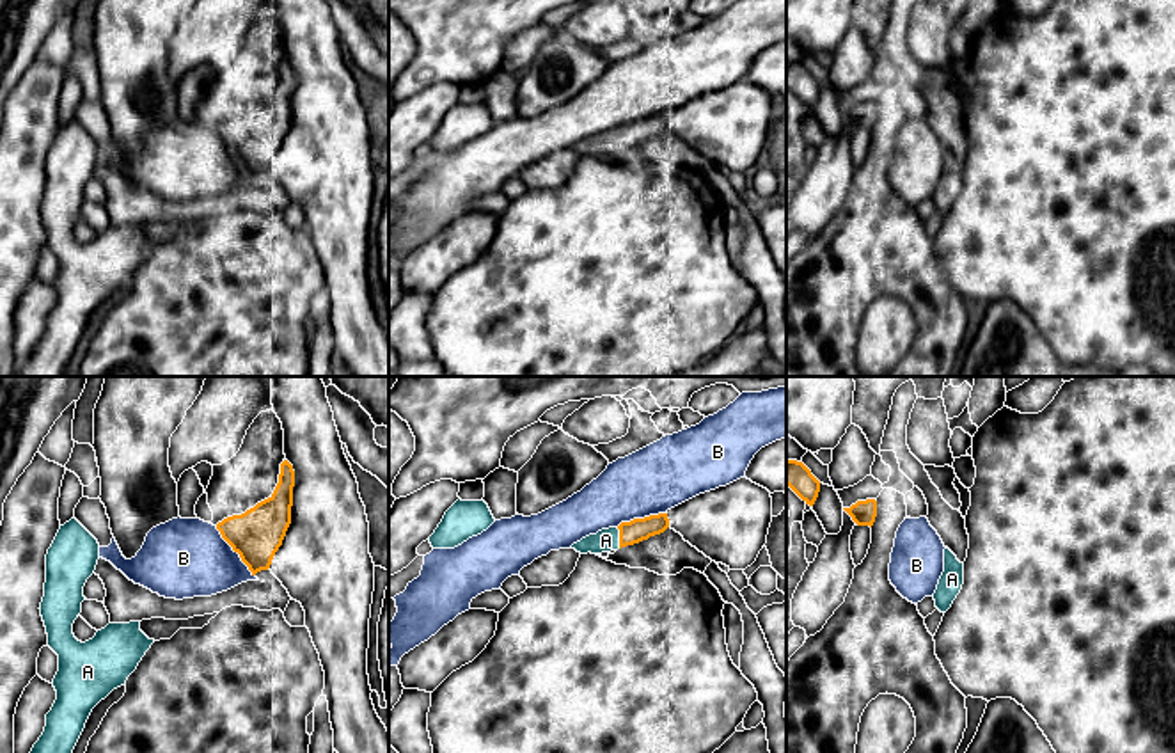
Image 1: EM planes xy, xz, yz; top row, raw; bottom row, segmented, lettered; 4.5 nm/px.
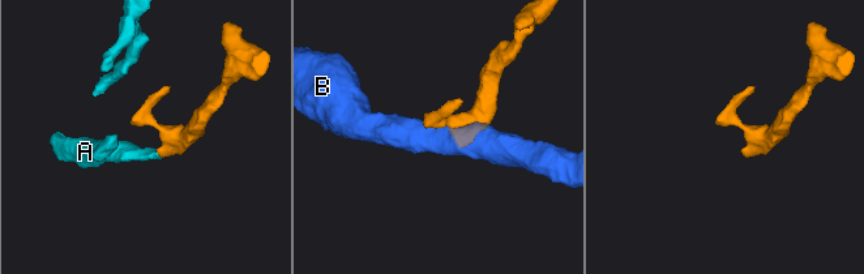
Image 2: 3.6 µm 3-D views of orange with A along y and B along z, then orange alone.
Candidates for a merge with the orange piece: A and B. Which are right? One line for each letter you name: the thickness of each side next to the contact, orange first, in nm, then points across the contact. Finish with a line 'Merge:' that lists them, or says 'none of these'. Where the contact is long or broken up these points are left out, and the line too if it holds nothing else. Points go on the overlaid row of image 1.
A: 110/110 nm | across xz (638, 530), (620, 538), (606, 540)
Merge: A

